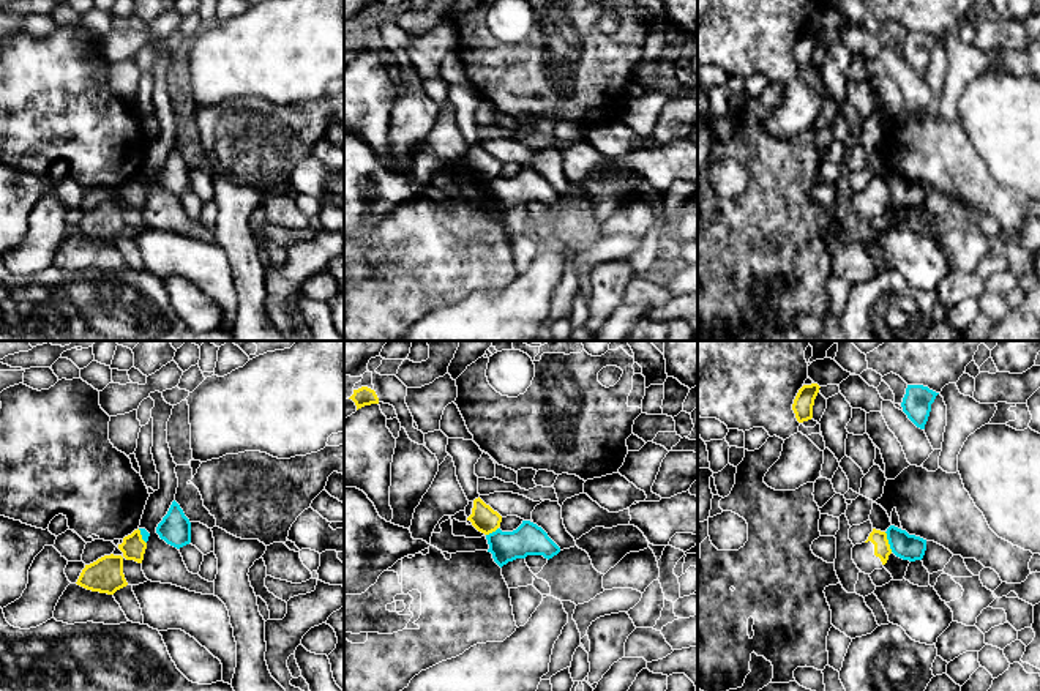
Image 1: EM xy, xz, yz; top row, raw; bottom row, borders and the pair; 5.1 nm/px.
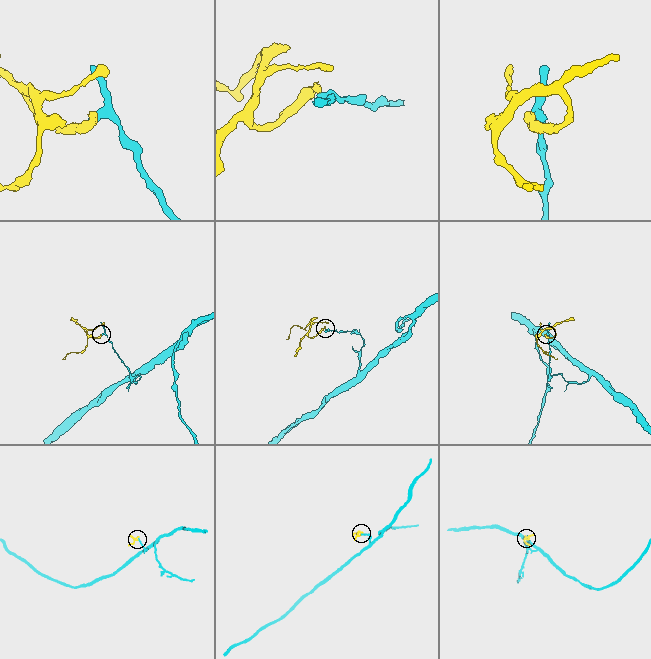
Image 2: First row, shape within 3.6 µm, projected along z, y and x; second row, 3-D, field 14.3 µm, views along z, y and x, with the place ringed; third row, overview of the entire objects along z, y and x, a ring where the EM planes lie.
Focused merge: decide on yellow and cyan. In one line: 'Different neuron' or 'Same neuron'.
Different neuron

